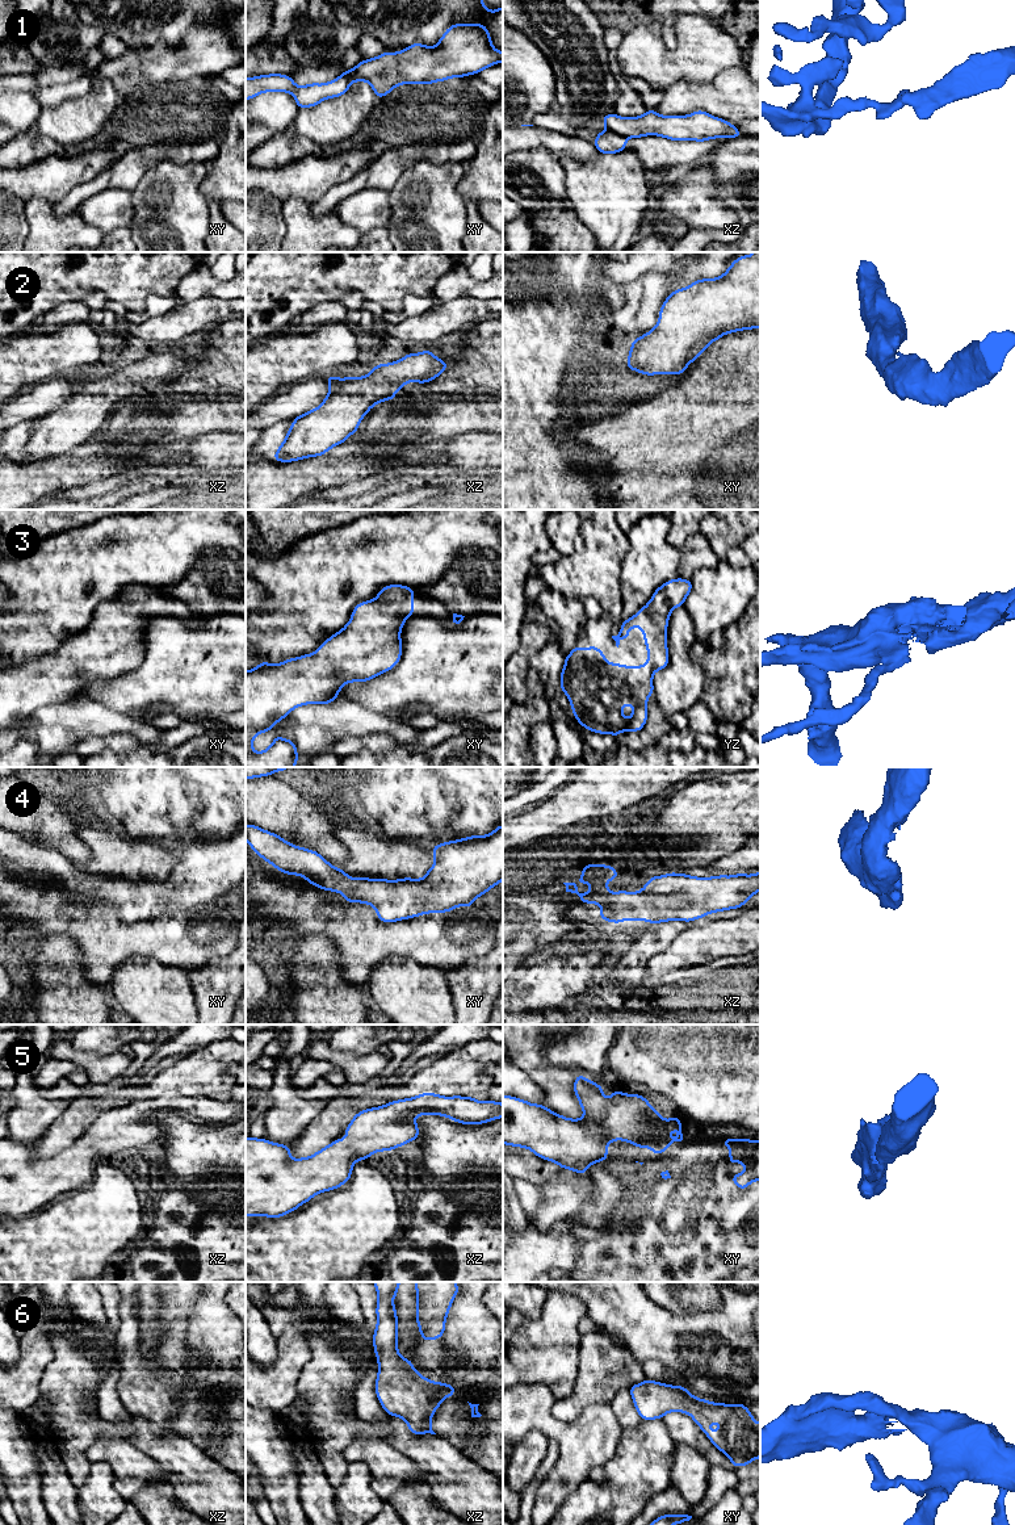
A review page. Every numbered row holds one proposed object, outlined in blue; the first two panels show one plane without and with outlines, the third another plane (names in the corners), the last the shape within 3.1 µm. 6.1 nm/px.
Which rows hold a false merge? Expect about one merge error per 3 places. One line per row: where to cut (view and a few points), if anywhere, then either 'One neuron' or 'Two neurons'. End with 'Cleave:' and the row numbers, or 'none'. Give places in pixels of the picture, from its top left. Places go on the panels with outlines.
1: Split along xz (608, 129), (625, 138). Two neurons
2: No split. One neuron
3: No split. One neuron
4: No split. One neuron
5: No split. One neuron
6: No split. One neuron
Cleave: 1

